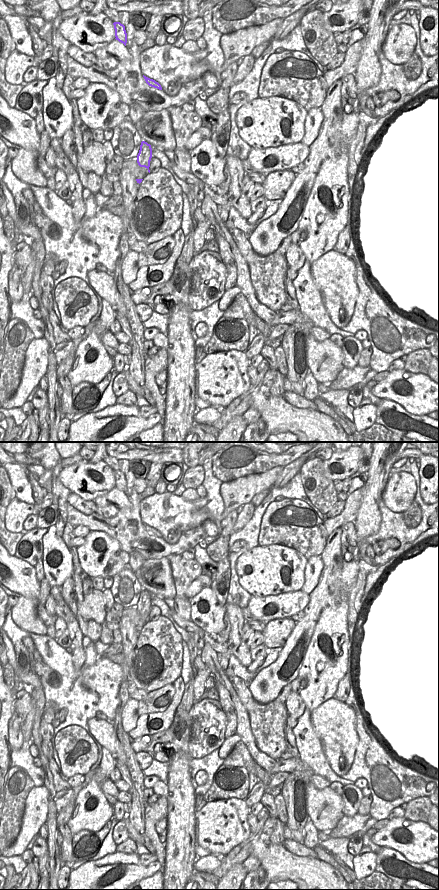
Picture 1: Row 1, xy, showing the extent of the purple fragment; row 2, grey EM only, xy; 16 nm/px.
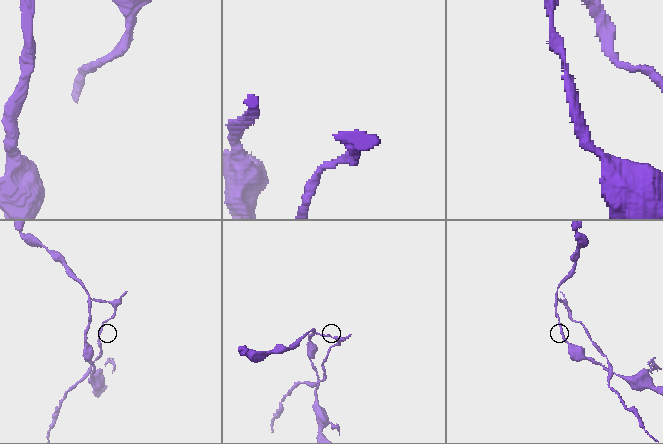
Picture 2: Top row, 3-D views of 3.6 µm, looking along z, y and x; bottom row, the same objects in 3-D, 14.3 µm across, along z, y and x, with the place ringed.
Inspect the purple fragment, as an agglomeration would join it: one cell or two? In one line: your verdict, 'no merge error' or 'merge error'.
merge error

